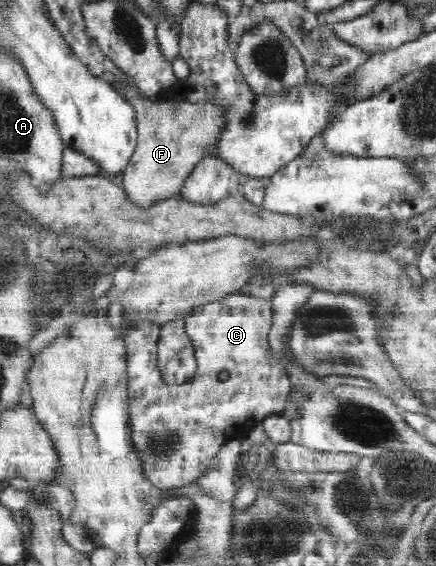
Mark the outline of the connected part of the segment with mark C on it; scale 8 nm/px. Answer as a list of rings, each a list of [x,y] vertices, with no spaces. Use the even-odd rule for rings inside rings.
[[[231,293],[209,304],[195,306],[184,320],[186,334],[193,344],[198,365],[195,375],[184,384],[169,385],[157,371],[157,342],[161,325],[143,321],[128,330],[128,335],[124,338],[127,349],[131,441],[142,459],[147,479],[163,490],[195,482],[199,476],[203,476],[203,472],[213,469],[214,458],[223,444],[235,439],[242,440],[265,417],[282,414],[285,401],[293,388],[283,364],[275,358],[270,348],[268,337],[273,320],[271,298],[253,298],[246,293]],[[221,370],[229,372],[229,379],[225,382],[218,381]]]

